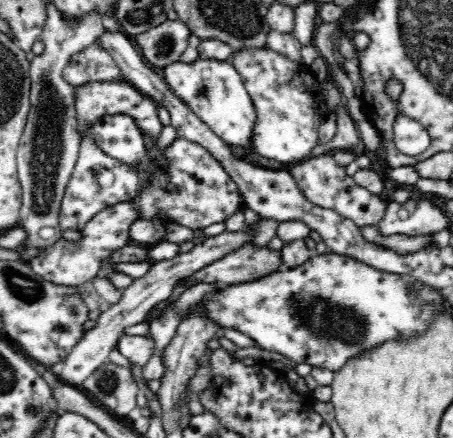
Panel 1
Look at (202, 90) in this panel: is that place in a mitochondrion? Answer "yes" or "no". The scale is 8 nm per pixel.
yes

